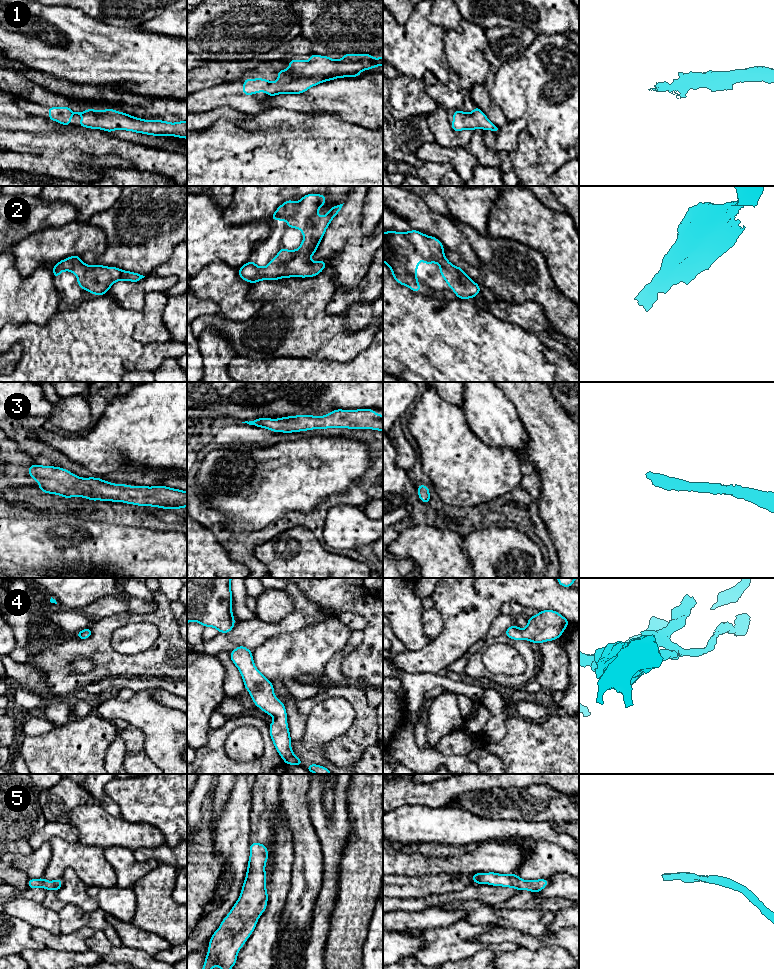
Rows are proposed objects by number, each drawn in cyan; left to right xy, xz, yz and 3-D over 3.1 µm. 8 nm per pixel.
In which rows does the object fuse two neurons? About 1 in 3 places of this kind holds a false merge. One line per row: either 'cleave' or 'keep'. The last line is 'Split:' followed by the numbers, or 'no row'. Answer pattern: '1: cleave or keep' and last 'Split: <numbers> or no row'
1: keep
2: keep
3: keep
4: keep
5: keep
Split: no row

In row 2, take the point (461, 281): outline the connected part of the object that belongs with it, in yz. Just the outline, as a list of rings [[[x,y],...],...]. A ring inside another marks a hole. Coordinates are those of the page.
[[[417,230],[383,233],[383,262],[390,267],[399,284],[415,292],[420,291],[417,280],[419,262],[423,260],[426,265],[434,262],[440,266],[440,274],[459,299],[474,298],[480,293],[480,286],[461,267],[451,264],[443,249],[437,238]]]

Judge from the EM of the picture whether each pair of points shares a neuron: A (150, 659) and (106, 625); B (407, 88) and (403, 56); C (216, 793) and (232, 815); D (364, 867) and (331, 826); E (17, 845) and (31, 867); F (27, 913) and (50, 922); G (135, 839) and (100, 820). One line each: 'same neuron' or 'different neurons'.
A: same neuron
B: different neurons
C: different neurons
D: different neurons
E: different neurons
F: same neuron
G: same neuron

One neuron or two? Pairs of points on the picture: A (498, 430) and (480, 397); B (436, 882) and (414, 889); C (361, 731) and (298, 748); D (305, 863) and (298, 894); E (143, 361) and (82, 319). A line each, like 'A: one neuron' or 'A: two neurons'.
A: one neuron
B: one neuron
C: two neurons
D: one neuron
E: two neurons

